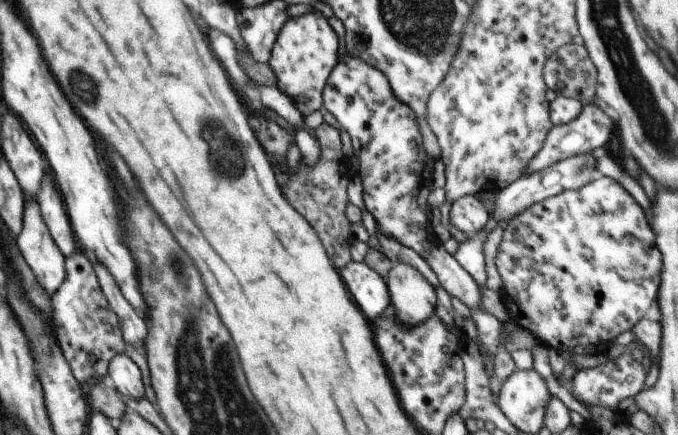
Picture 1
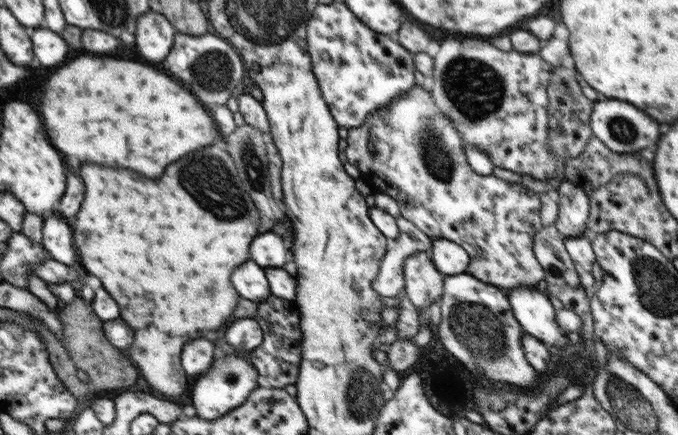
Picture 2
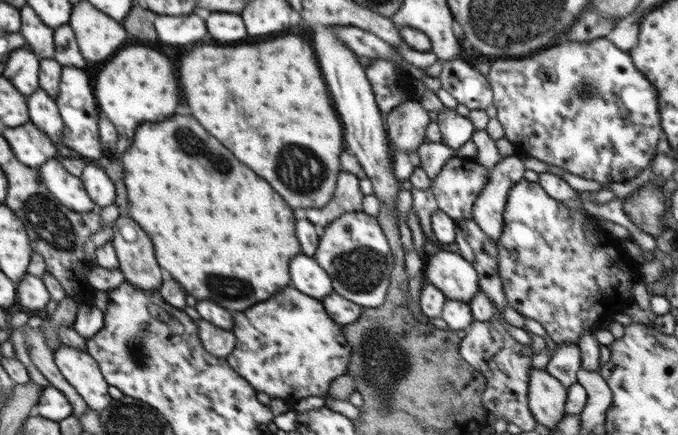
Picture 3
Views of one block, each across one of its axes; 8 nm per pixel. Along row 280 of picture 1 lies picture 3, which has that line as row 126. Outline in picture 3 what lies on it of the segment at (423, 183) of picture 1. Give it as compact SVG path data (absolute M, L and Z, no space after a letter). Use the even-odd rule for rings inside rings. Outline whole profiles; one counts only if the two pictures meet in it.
M442 108L438 112L438 126L442 134L441 144L452 148L454 151L464 147L474 135L474 123L467 117L460 116L455 110Z

